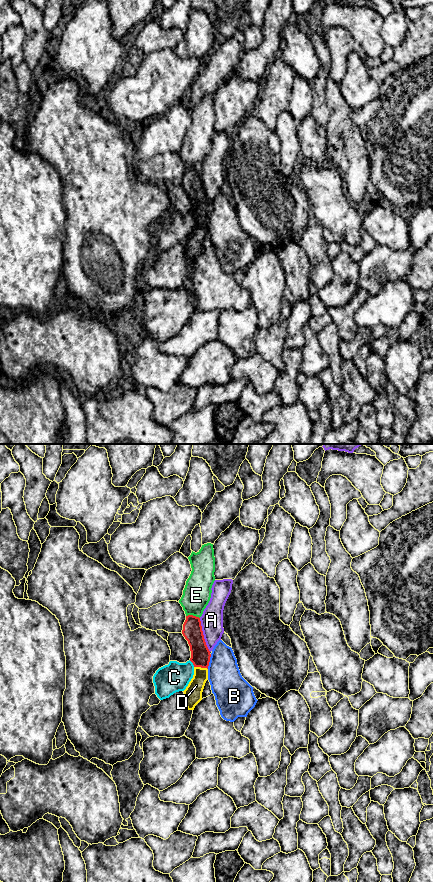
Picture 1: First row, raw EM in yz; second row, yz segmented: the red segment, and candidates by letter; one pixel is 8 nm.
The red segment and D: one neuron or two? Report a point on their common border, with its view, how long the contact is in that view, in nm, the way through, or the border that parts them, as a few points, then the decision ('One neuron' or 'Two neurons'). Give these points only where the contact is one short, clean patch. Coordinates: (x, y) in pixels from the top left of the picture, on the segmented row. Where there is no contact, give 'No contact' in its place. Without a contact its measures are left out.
Touches red at yz (201, 667). Shared border 110 nm. Path across: yz (200, 655), (201, 667), (201, 675), (193, 693). One neuron

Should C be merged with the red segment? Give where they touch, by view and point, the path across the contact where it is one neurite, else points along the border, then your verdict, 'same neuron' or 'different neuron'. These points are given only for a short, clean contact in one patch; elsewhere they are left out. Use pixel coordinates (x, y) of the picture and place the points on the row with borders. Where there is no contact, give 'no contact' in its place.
yz (192, 662) | along yz (189, 660), (194, 666) | different neuron

